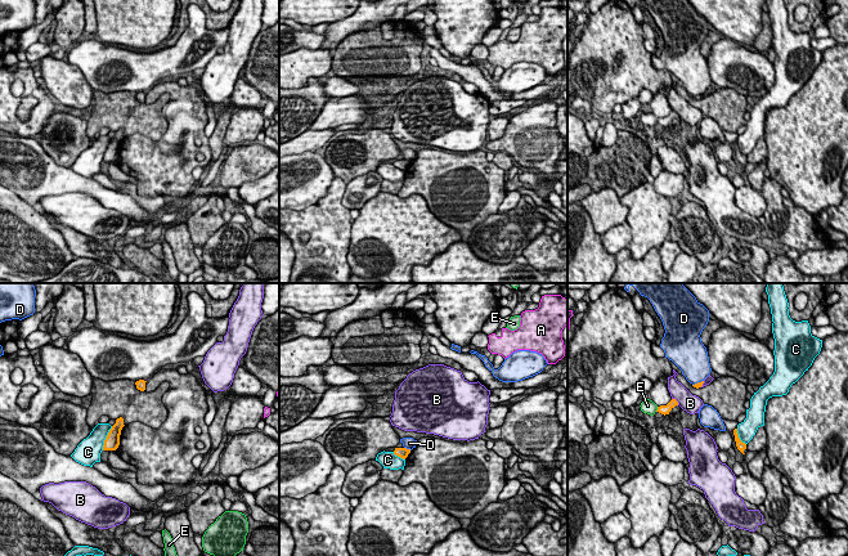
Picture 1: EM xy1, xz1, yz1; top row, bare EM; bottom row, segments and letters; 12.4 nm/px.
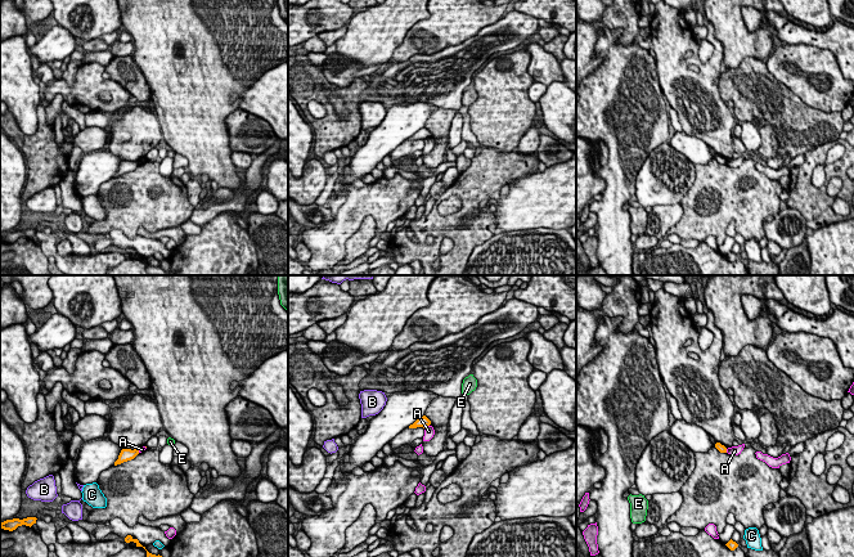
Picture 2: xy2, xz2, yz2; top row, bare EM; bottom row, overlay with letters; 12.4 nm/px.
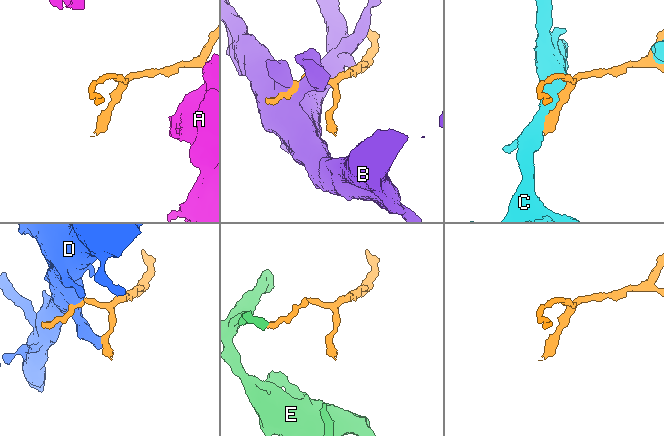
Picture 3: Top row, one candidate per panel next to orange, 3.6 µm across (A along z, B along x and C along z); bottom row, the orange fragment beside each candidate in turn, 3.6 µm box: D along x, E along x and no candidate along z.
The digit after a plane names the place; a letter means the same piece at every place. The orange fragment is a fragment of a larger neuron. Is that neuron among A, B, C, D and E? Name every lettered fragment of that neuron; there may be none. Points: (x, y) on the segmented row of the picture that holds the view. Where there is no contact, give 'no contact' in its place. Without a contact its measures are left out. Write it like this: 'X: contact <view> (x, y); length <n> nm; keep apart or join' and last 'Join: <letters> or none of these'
A: contact xz2 (426, 426); length 90 nm; keep apart
B: contact yz1 (676, 400); length 130 nm; keep apart
C: contact xy1 (106, 438); length 340 nm; keep apart
D: contact xz1 (408, 449); length 100 nm; keep apart
E: contact yz1 (658, 409); length 70 nm; keep apart
Join: none of these

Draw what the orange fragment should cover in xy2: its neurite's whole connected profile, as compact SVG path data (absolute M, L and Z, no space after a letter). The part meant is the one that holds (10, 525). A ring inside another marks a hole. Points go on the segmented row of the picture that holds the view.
M27 517L27 518L23 518L23 520L19 520L19 518L6 520L6 521L0 524L0 527L4 529L4 530L13 531L18 526L22 526L22 525L31 527L33 524L36 524L36 520L37 520L36 517Z

